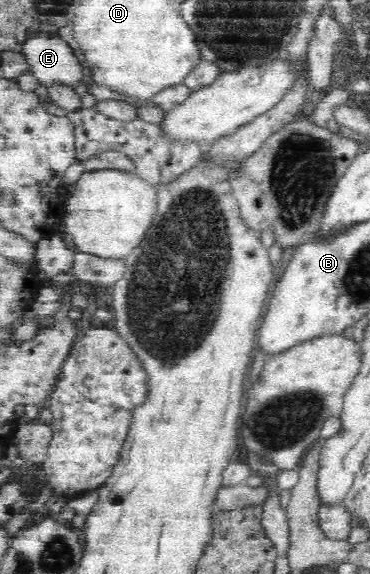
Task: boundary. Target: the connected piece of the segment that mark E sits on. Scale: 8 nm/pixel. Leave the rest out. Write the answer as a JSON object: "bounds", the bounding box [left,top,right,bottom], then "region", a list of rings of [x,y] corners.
{"bounds":[21,35,85,89],"region":[[[60,35],[28,37],[21,48],[29,73],[40,85],[50,89],[57,86],[75,88],[83,79],[85,69],[73,51]]]}

